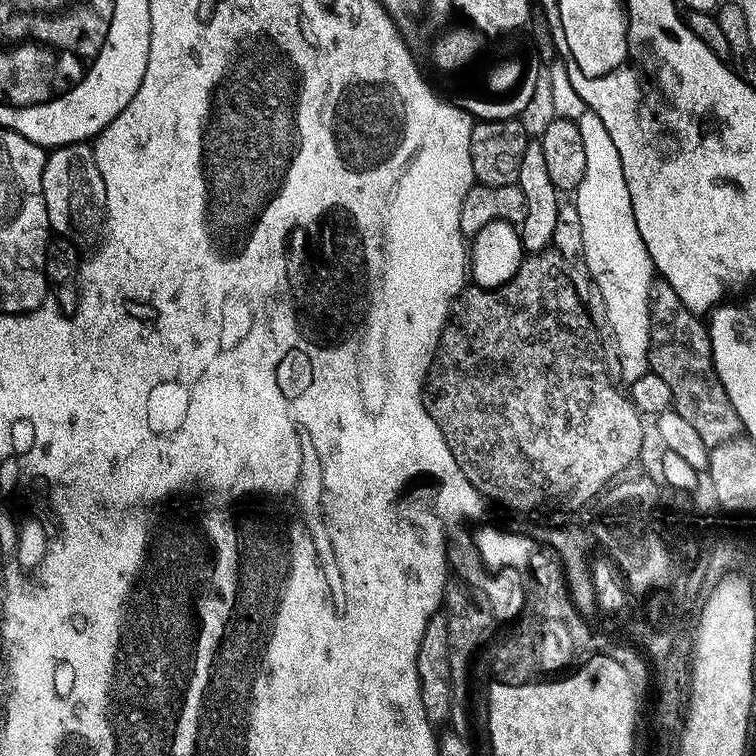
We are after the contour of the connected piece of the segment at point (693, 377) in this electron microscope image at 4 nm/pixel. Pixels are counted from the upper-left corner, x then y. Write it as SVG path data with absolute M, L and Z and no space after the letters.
M662 278L652 286L650 297L652 310L652 347L650 349L650 368L666 380L672 390L671 407L681 420L690 422L694 430L710 446L735 440L741 435L740 419L724 383L720 381L720 373L713 364L714 340L704 329L699 315L691 312L678 298L674 286L667 284Z

